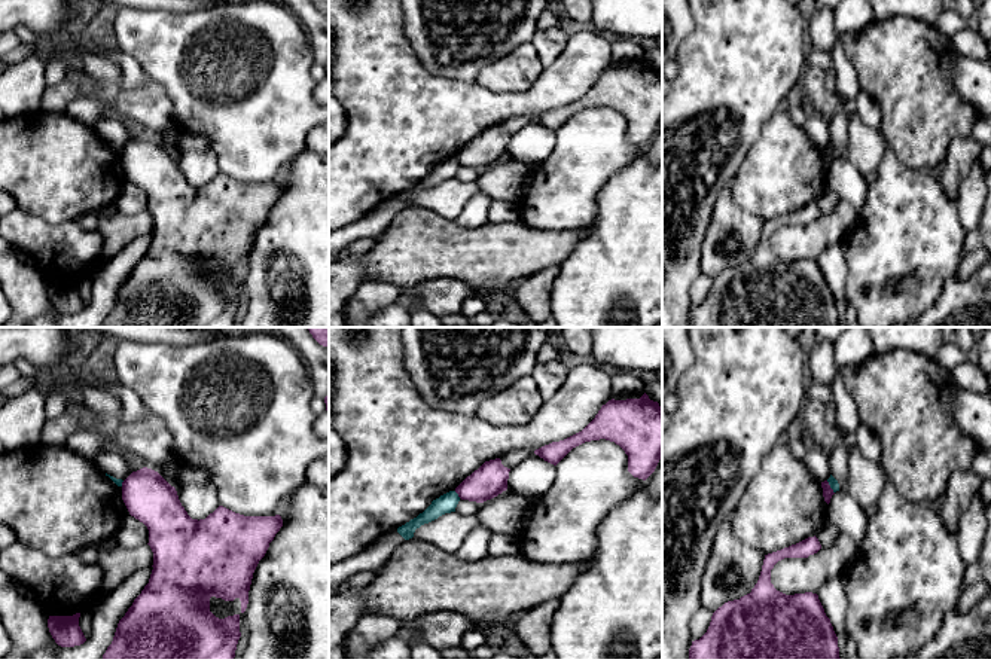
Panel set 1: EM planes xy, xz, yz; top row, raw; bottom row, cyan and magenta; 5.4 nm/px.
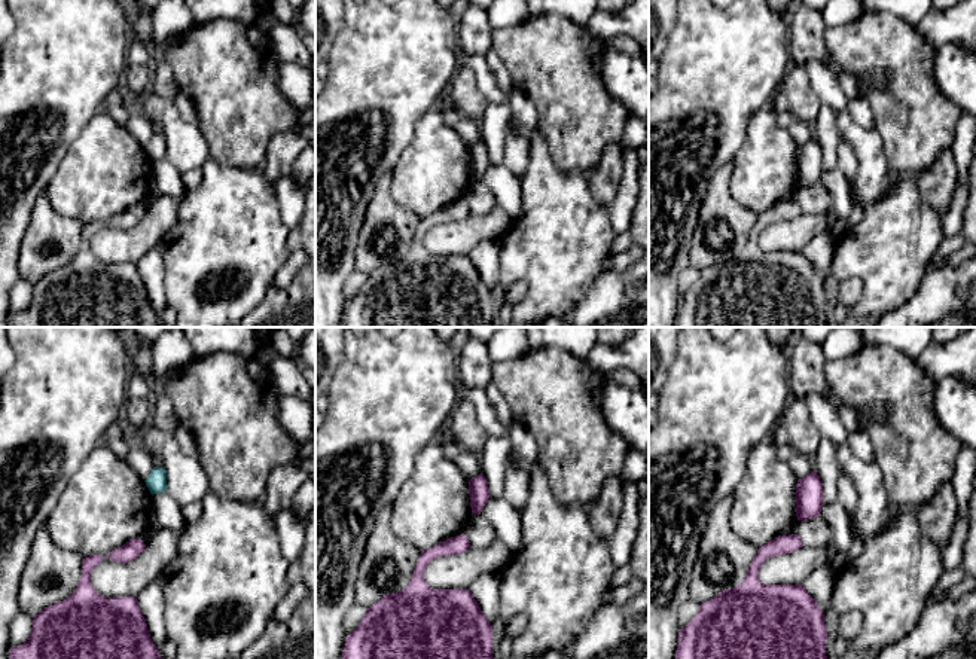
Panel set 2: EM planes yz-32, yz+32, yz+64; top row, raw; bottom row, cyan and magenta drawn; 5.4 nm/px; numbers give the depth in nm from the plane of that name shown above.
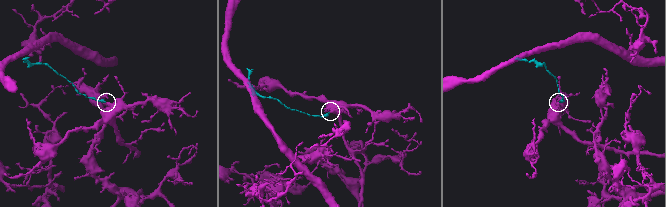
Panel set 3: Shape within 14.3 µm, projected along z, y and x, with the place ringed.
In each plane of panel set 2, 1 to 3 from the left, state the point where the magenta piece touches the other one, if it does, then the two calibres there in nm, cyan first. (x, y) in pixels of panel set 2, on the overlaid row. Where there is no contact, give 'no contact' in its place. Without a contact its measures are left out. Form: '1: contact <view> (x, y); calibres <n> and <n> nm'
1: no contact
2: no contact
3: no contact

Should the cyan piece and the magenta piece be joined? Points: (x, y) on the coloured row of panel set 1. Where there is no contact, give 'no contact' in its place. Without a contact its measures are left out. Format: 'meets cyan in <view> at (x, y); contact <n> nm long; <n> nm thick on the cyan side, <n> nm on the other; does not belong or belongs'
meets cyan in xz at (457, 494); contact 50 nm long; 110 nm thick on the cyan side, 180 nm on the other; does not belong

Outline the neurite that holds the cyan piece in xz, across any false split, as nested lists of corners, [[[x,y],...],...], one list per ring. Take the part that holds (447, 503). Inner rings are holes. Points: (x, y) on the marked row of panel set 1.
[[[449,491],[439,498],[433,500],[432,504],[420,513],[417,518],[411,519],[405,525],[397,528],[397,533],[405,539],[409,540],[414,537],[417,528],[424,524],[429,524],[445,513],[455,512],[455,507],[460,501],[460,497],[455,491]]]

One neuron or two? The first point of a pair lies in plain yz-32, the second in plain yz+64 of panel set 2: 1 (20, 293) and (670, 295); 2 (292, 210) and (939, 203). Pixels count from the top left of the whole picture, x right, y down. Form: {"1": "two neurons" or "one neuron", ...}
{"1": "two neurons", "2": "two neurons"}

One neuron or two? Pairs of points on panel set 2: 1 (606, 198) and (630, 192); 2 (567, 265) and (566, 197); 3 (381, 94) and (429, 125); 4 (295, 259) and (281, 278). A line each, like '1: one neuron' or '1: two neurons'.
1: two neurons
2: one neuron
3: two neurons
4: one neuron

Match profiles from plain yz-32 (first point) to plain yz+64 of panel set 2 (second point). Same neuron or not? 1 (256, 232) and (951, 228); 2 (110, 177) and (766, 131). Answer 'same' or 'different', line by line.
1: different
2: same

